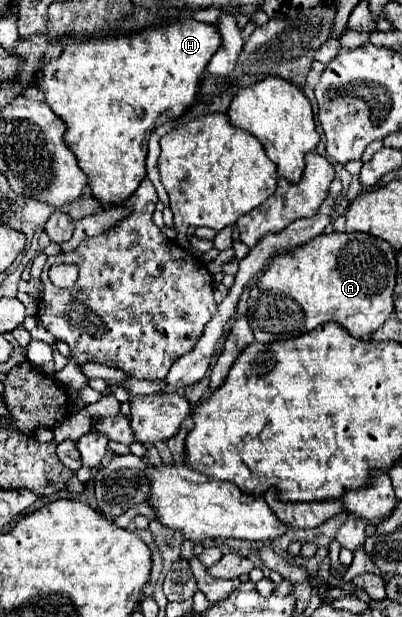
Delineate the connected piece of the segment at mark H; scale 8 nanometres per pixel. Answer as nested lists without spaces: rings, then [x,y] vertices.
[[[191,19],[155,25],[125,37],[107,37],[107,41],[69,43],[57,59],[51,59],[41,67],[37,89],[45,93],[45,101],[55,115],[65,121],[65,143],[77,157],[81,171],[87,175],[93,199],[105,205],[117,205],[133,195],[145,179],[145,157],[151,131],[165,121],[179,119],[195,105],[203,71],[219,45],[221,37],[213,25]]]

